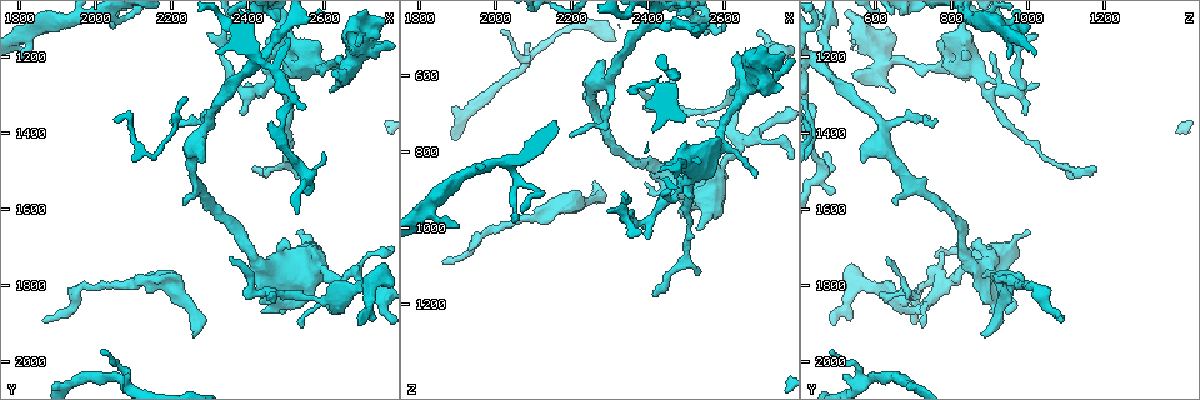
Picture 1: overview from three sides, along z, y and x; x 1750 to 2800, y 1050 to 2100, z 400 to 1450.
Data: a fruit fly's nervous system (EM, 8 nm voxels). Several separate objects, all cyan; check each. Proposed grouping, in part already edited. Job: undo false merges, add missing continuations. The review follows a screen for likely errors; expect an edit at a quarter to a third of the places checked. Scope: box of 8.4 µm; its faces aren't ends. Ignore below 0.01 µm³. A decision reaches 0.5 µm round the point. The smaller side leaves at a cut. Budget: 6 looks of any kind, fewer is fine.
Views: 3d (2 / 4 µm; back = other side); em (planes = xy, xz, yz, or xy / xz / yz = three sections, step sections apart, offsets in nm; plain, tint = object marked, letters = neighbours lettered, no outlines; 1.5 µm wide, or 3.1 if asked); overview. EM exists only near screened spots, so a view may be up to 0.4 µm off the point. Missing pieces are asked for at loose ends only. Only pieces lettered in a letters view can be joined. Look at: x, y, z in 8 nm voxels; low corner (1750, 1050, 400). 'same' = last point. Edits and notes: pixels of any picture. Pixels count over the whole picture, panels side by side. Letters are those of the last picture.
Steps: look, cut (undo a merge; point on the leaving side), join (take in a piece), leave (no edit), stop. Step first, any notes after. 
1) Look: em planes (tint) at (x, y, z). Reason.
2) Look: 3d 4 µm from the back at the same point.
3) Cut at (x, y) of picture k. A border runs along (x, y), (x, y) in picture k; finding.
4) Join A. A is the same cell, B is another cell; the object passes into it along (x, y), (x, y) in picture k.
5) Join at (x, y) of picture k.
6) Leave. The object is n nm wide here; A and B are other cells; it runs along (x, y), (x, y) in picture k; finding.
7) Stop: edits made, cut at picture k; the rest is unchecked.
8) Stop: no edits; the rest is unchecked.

Look: em planes (letters) at (2015, 1975, 485). Tapers out.

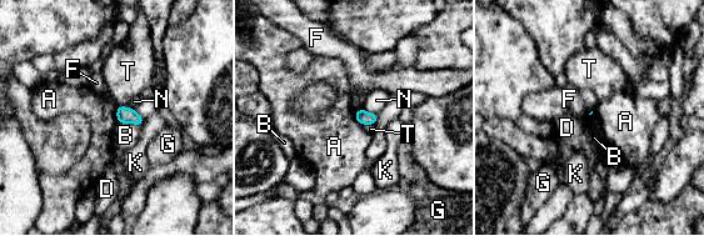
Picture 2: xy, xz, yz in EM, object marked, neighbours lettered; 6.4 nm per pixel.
Leave. A, B, D, F, G, K, N and T are other cells; no lettered piece goes on from it.

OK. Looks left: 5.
Look: 3d 2 µm at (2695, 1905, 485). Free end.

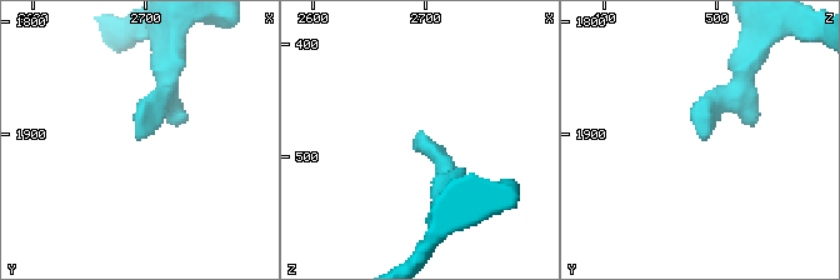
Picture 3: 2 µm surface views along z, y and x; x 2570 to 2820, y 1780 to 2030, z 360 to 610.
Look: em planes (tint) at (2694, 1904, 488).

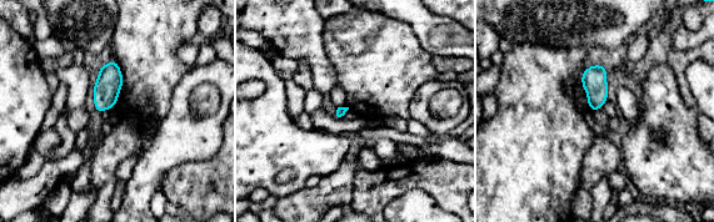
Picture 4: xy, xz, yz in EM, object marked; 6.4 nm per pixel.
Look: em planes (letters) at the same point.

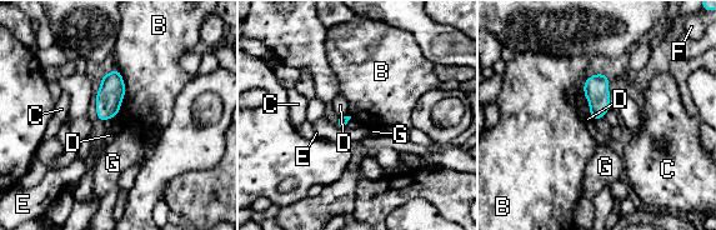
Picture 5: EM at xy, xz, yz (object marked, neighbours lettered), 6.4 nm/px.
Leave. B, C, D, E, F and G are other cells; a border runs along (589, 114), (594, 120) in picture 5; no lettered piece goes on from it.

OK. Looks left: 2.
Look: em planes (letters) at (2640, 1795, 785). Looks like a crossing.

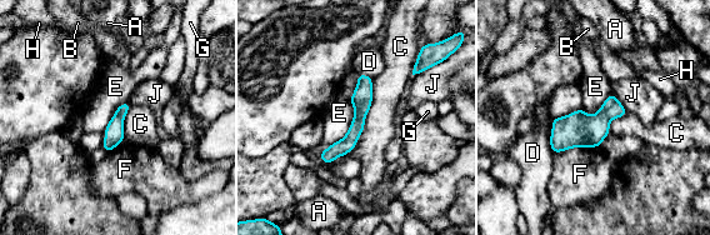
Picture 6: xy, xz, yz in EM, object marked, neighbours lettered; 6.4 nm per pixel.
Leave. The object is 130 nm wide here; A, B, C, D, E, F, G, H and J are other cells; a border runs along (349, 99), (328, 165) in picture 6; one neuron here.

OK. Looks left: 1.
Stop: no edits; the rest is unchecked.

